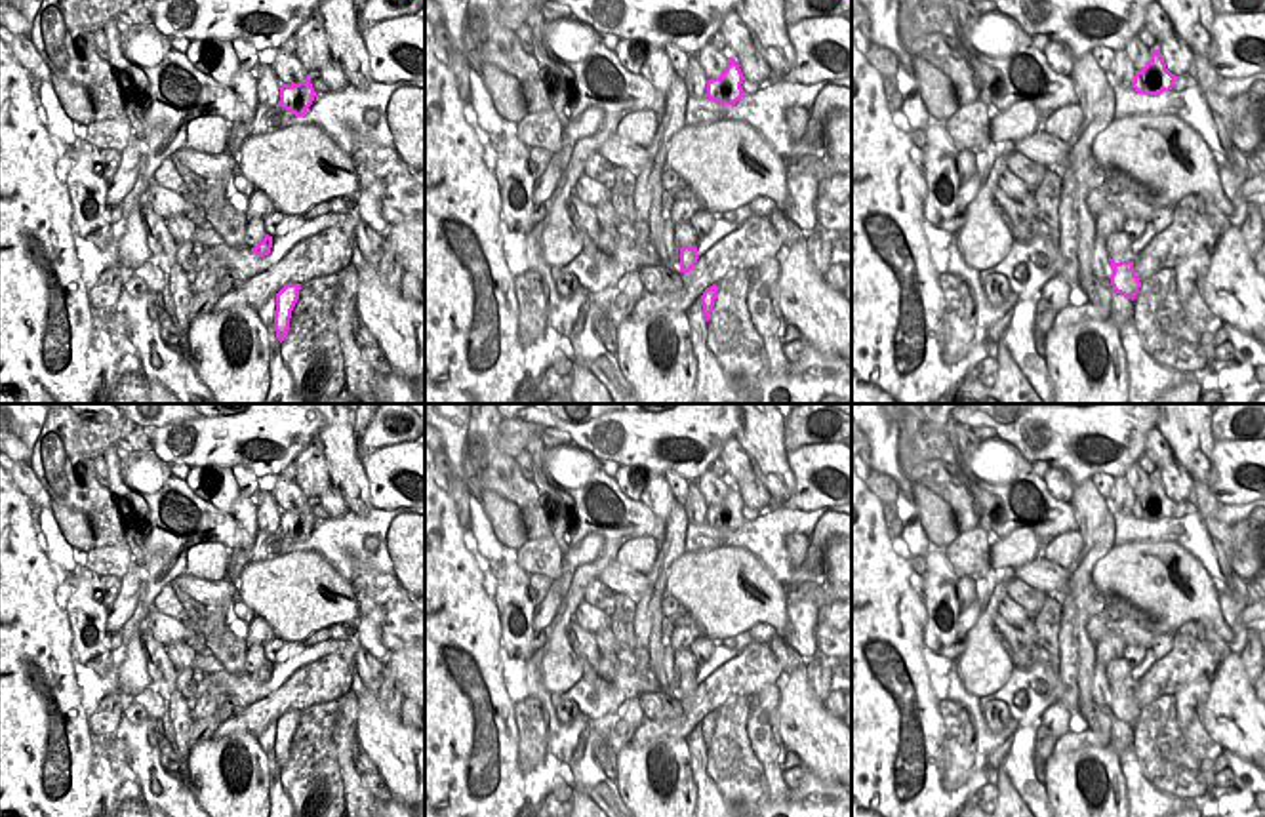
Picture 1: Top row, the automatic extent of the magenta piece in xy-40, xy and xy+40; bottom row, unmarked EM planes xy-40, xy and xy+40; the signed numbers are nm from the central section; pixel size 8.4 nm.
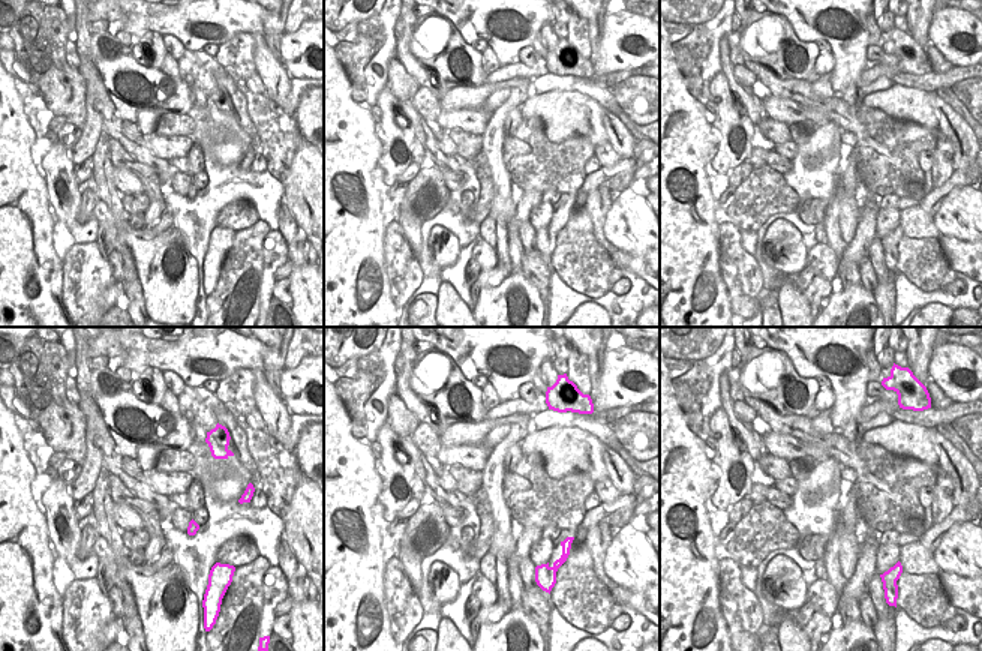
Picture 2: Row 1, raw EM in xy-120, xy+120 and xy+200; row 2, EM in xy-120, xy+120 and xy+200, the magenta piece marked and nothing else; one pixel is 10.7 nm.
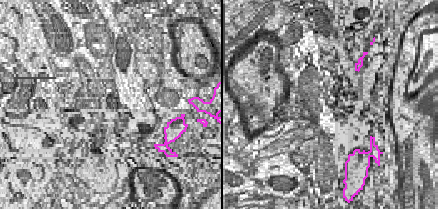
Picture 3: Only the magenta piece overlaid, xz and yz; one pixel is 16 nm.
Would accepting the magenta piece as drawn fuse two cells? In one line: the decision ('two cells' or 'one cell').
two cells

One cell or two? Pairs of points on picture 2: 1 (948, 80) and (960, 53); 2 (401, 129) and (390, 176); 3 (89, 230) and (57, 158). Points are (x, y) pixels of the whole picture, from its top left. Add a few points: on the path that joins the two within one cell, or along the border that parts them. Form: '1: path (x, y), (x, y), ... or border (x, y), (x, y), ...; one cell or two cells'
1: border (966, 66), (954, 68); two cells
2: path (392, 141), (389, 149), (390, 164); one cell
3: path (72, 218), (72, 195), (66, 177); one cell

